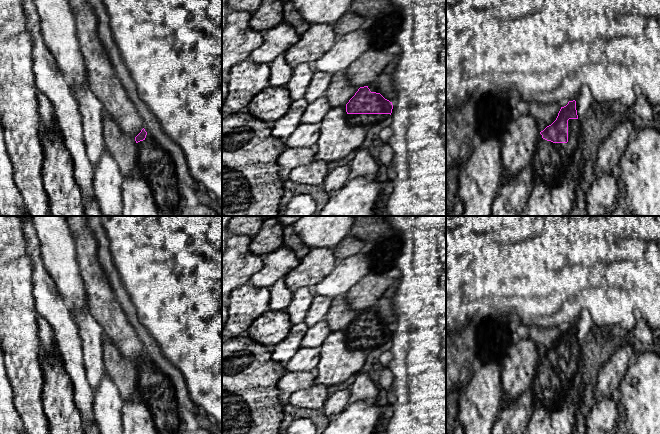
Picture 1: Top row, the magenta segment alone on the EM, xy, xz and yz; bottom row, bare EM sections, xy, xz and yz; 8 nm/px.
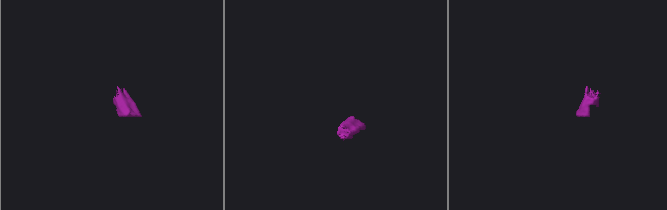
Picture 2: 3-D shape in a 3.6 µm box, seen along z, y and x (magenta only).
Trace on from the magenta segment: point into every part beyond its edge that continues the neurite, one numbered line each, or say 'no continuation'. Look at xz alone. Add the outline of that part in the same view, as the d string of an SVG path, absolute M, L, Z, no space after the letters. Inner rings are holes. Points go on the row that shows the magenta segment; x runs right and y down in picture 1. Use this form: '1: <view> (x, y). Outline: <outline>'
1: xz (370, 121). Outline: M347 114L346 118L351 125L375 130L378 124L389 116L390 114Z

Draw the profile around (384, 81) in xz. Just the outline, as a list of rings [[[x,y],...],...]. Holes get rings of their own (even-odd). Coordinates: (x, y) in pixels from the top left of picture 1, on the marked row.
[[[392,61],[386,66],[375,81],[375,84],[378,86],[379,93],[390,102],[393,102],[396,98],[396,91],[393,83],[393,73],[396,66],[397,61]]]

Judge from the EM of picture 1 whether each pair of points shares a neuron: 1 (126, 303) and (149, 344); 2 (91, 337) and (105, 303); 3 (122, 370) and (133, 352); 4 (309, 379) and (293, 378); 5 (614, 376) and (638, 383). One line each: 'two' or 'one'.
1: one
2: two
3: two
4: one
5: two

